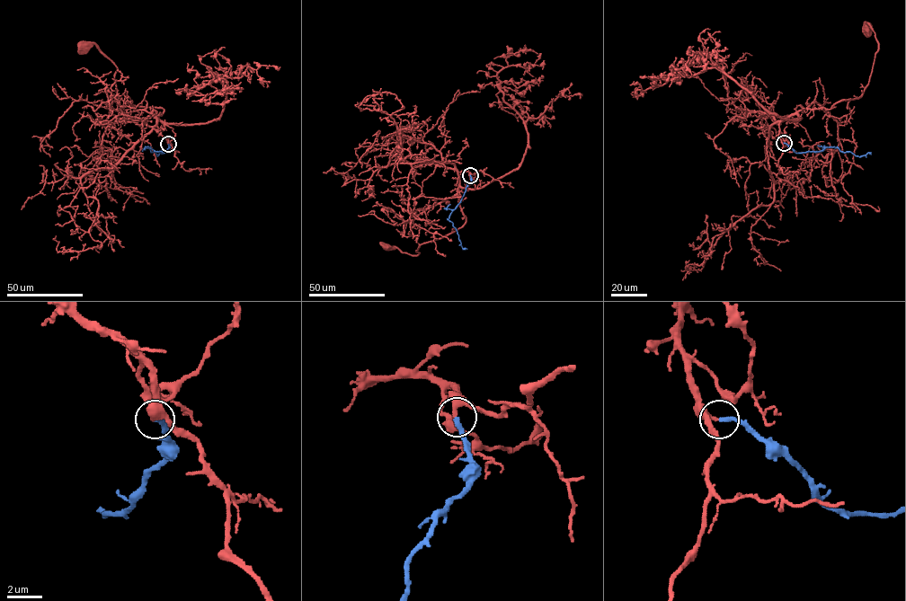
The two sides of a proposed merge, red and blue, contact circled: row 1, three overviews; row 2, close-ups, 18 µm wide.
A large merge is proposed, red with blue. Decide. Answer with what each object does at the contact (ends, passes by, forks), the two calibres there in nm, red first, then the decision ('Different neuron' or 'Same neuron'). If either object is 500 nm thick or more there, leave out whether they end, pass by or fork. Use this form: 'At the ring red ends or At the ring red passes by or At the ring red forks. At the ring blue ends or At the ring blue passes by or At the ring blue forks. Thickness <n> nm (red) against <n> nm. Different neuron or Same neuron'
At the ring red forks. At the ring blue ends. Thickness 220 nm (red) against 280 nm. Same neuron

